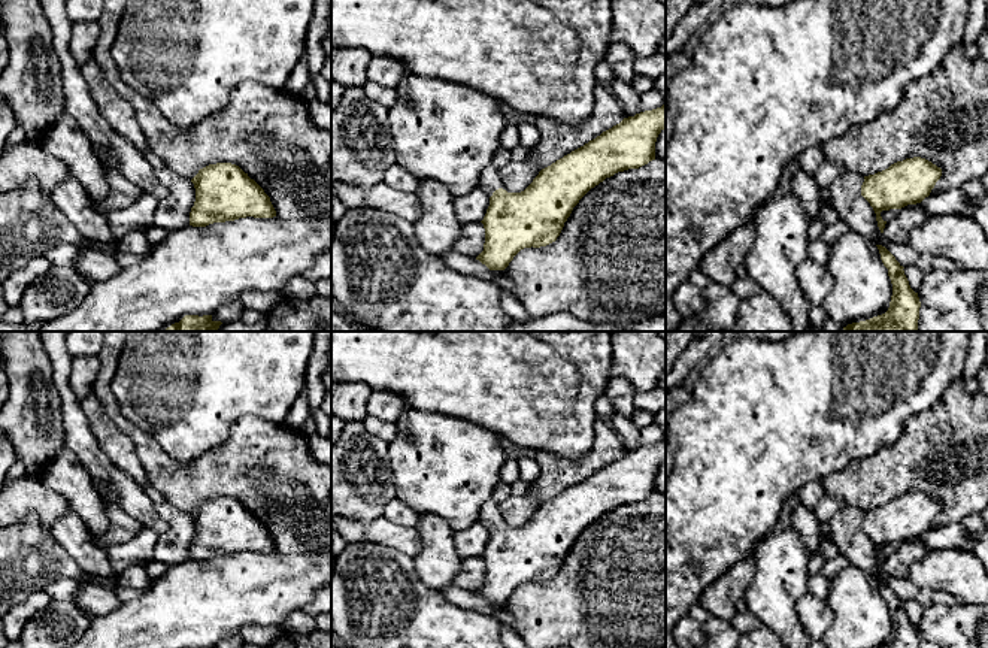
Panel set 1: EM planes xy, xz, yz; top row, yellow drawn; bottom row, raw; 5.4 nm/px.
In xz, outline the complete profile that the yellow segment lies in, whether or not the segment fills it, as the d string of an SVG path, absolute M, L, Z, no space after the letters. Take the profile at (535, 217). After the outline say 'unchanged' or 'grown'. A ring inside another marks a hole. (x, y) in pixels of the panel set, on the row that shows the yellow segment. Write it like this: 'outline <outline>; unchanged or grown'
outline M666 106L624 118L584 146L542 169L521 193L501 188L491 164L476 188L490 196L484 219L484 251L476 257L490 270L504 270L524 248L557 240L579 200L618 172L655 160L655 142L666 130Z; grown

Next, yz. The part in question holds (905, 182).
outline M921 157L897 161L882 172L864 176L861 196L873 208L881 233L887 224L882 211L921 203L940 176L942 169Z; unchanged

